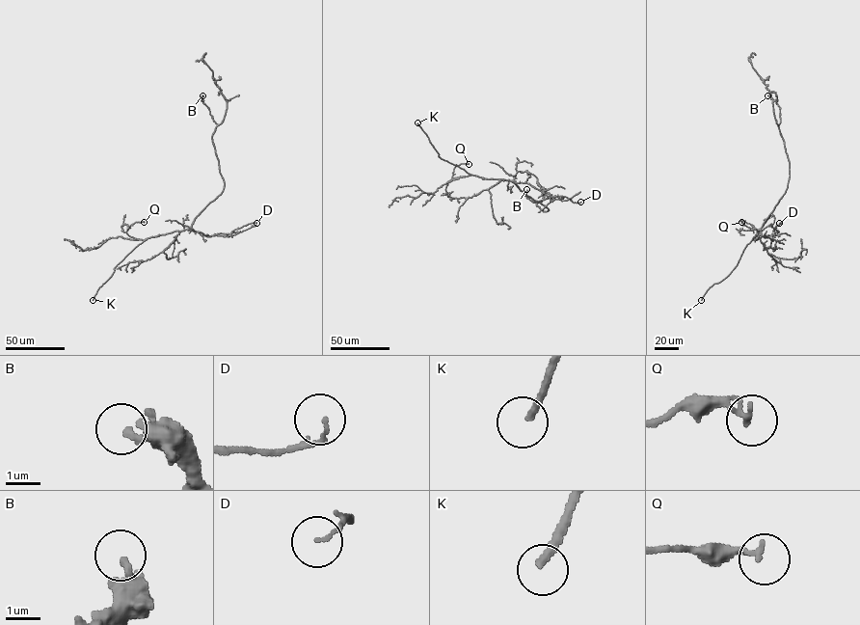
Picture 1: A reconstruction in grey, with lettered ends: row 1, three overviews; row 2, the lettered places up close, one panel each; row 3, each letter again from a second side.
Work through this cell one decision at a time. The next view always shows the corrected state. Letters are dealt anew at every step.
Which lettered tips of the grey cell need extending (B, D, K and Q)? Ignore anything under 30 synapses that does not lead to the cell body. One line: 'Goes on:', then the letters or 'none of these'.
Goes on: K

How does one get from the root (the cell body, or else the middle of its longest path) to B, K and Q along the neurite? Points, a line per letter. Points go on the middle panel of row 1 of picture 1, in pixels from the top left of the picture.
B: (535, 201), (549, 209), (543, 211), (536, 204), (541, 201), (533, 202), (527, 199), (526, 189)
K: (535, 201), (511, 181), (470, 175), (442, 159), (417, 122)
Q: (535, 201), (509, 180), (472, 175), (450, 179), (456, 166), (469, 164)

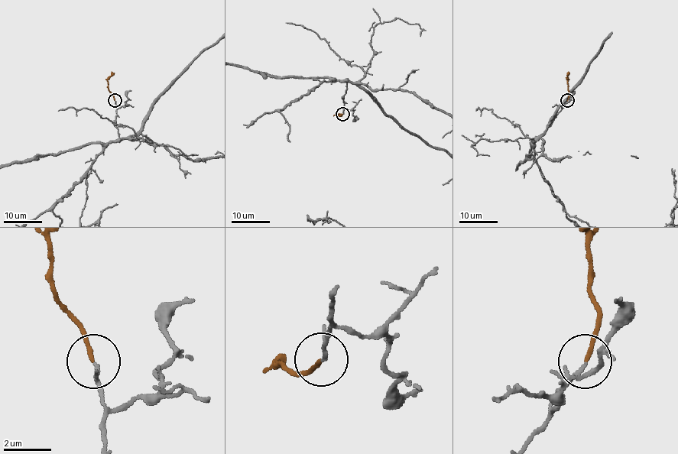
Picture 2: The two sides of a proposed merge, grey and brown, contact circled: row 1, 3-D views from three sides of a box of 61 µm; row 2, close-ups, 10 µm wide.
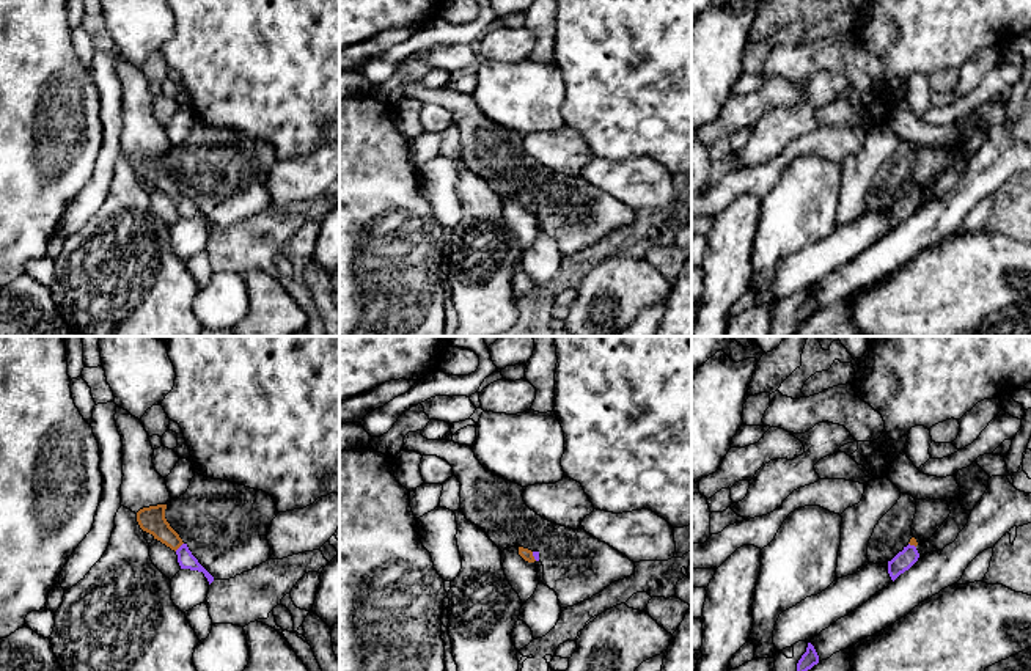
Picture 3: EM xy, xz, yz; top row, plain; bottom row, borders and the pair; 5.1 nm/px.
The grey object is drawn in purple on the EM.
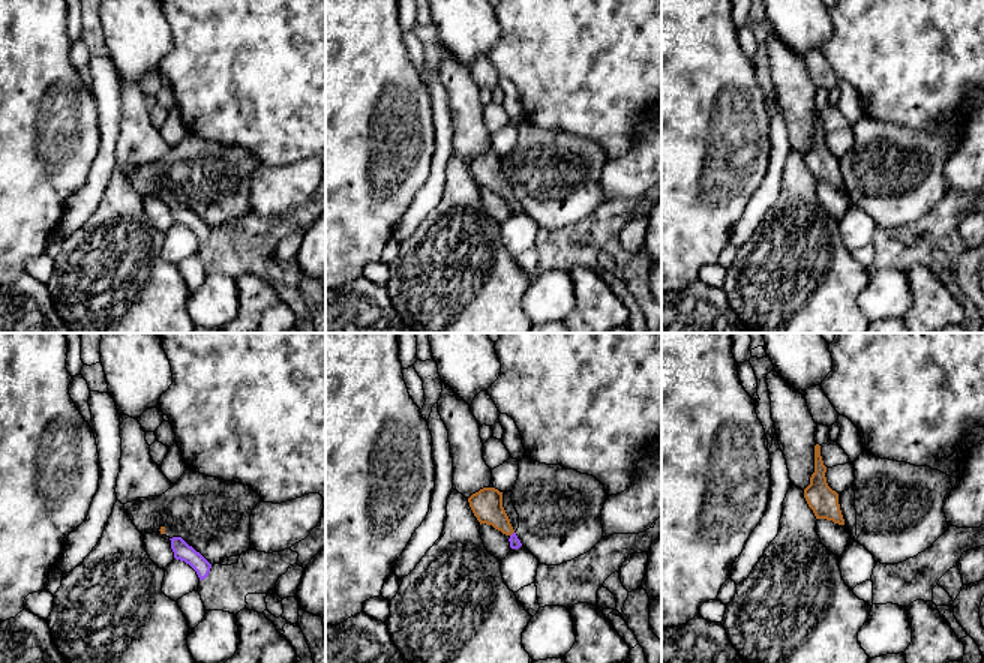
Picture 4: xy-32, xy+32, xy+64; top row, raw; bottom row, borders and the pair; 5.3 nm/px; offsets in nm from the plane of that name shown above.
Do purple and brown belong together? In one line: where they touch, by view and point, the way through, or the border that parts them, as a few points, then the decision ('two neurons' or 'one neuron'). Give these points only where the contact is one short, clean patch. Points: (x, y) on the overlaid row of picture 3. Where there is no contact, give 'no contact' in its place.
meets purple in xy at (179, 547); runs through xy (186, 560), (179, 547), (151, 519); one neuron

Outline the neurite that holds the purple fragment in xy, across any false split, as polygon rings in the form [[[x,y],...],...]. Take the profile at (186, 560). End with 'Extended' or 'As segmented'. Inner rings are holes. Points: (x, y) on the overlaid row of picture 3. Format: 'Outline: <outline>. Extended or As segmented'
Outline: [[[157,504],[140,509],[137,512],[137,522],[140,528],[152,534],[154,539],[160,541],[171,550],[174,550],[181,569],[203,572],[211,585],[214,581],[214,577],[198,563],[198,559],[189,550],[187,544],[184,544],[179,534],[170,526],[165,519],[165,509],[167,504]]]. Extended

